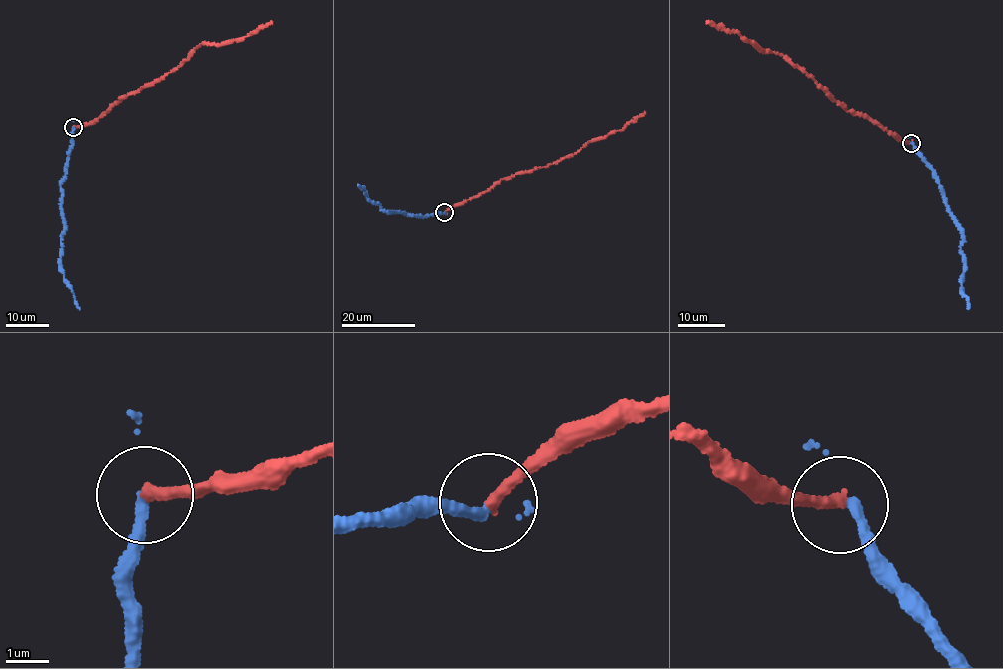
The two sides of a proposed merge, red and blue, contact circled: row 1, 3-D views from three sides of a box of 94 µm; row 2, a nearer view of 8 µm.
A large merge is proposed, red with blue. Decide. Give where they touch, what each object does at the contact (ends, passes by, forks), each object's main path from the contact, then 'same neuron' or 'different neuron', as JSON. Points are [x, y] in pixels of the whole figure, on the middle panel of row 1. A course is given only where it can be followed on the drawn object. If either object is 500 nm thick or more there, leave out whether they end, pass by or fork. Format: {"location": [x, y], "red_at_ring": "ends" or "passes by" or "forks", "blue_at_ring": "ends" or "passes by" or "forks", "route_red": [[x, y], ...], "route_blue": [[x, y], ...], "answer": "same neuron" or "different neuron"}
{"location": [444, 212], "red_at_ring": "ends", "blue_at_ring": "ends", "route_red": [[444, 212], [484, 193], [502, 179], [555, 163], [587, 144], [620, 130], [646, 112]], "route_blue": [[444, 212], [423, 216], [382, 209], [376, 202], [369, 201], [358, 184]], "answer": "different neuron"}

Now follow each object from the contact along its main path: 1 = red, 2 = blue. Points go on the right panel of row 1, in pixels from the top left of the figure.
1: (911, 143), (870, 118), (847, 110), (803, 70), (782, 56), (759, 48), (738, 34), (705, 20)
2: (911, 143), (933, 171), (945, 196), (946, 208), (960, 229), (960, 254), (965, 266), (961, 290), (968, 309)

